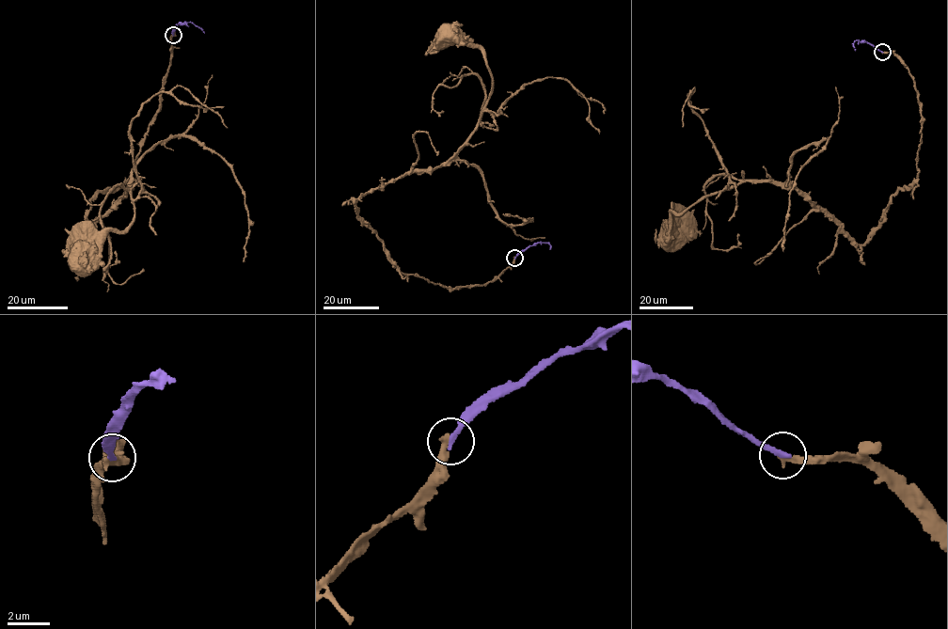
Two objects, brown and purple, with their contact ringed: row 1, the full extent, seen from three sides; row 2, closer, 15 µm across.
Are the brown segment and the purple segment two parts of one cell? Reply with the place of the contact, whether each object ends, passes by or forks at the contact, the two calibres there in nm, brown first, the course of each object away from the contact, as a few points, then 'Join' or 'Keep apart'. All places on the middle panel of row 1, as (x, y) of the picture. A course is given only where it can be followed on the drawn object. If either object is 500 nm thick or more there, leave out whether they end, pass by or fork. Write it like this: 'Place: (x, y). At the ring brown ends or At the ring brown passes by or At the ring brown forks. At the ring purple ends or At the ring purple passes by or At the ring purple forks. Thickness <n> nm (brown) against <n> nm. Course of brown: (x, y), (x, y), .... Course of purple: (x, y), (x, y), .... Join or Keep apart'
Place: (514, 258). At the ring brown ends. At the ring purple ends. Thickness 340 nm (brown) against 260 nm. Course of brown: (514, 258), (443, 287), (402, 274), (356, 215), (478, 121), (485, 56), (446, 39). Course of purple: (514, 258), (537, 243), (549, 243), (550, 249). Join

